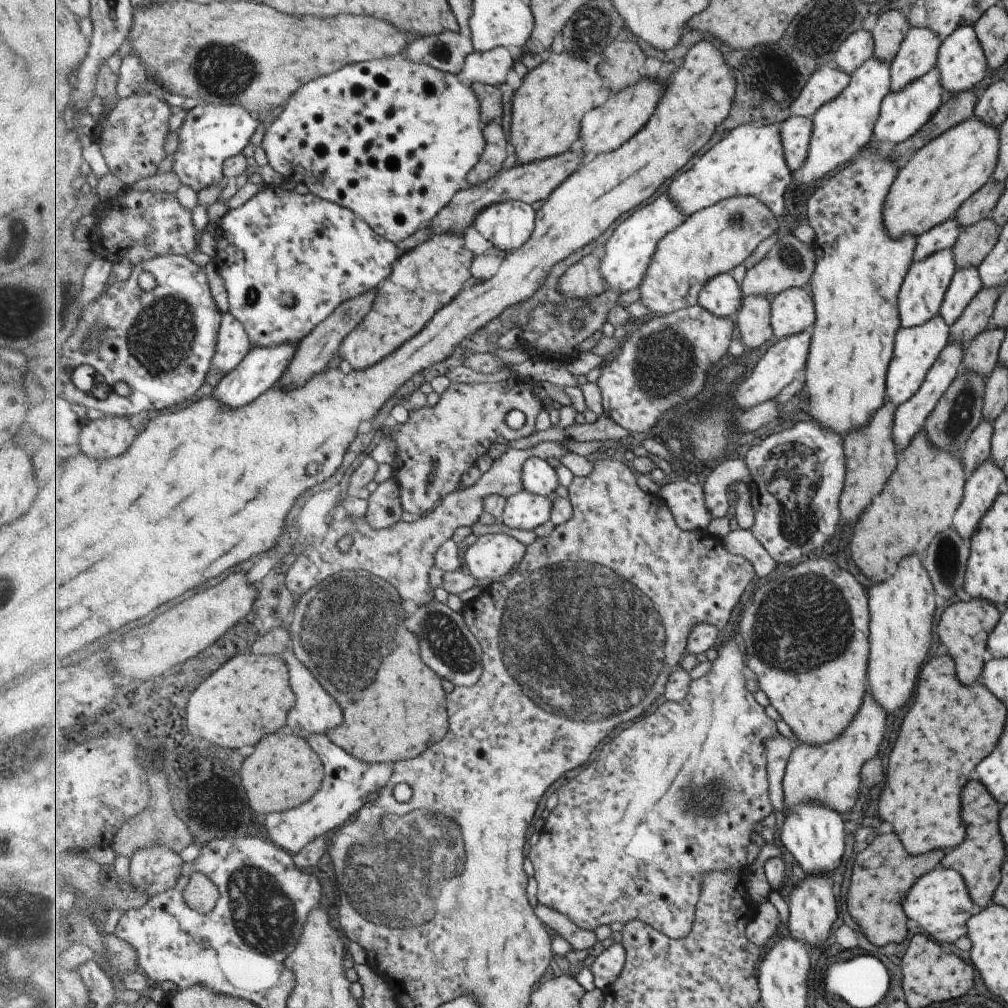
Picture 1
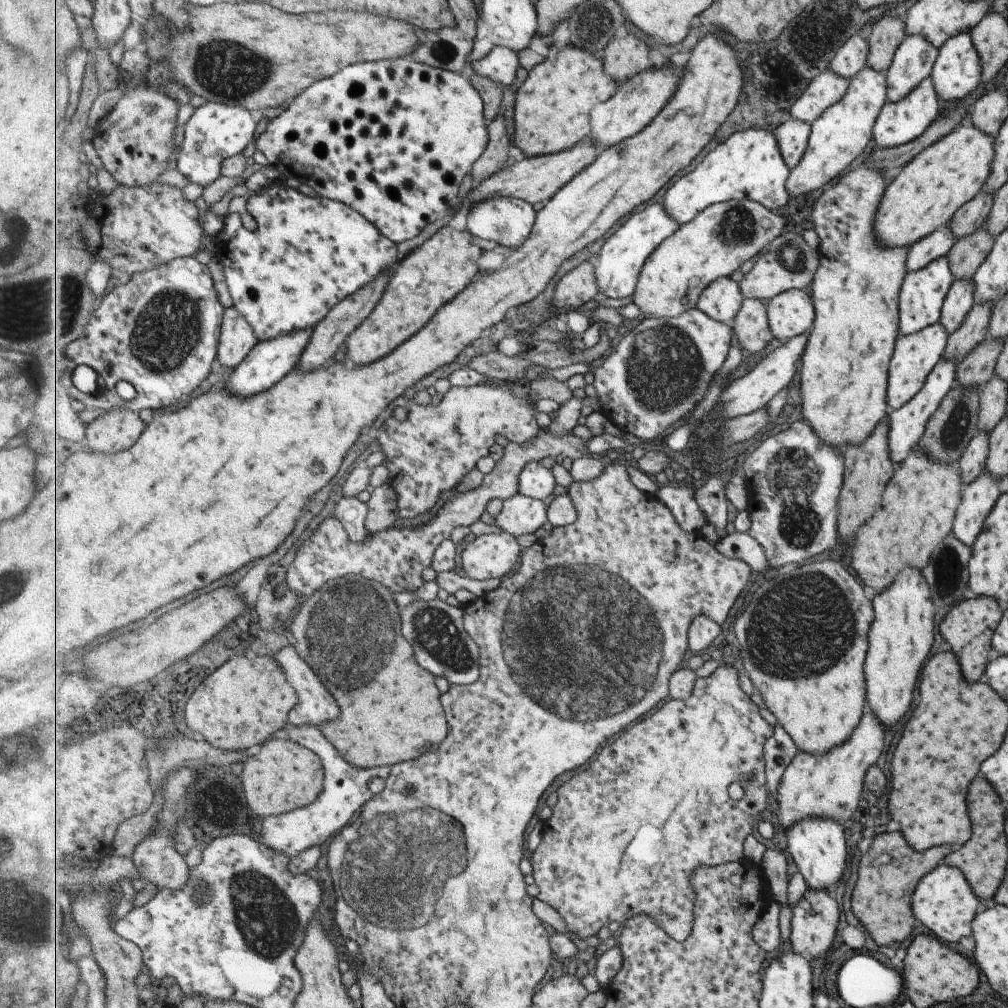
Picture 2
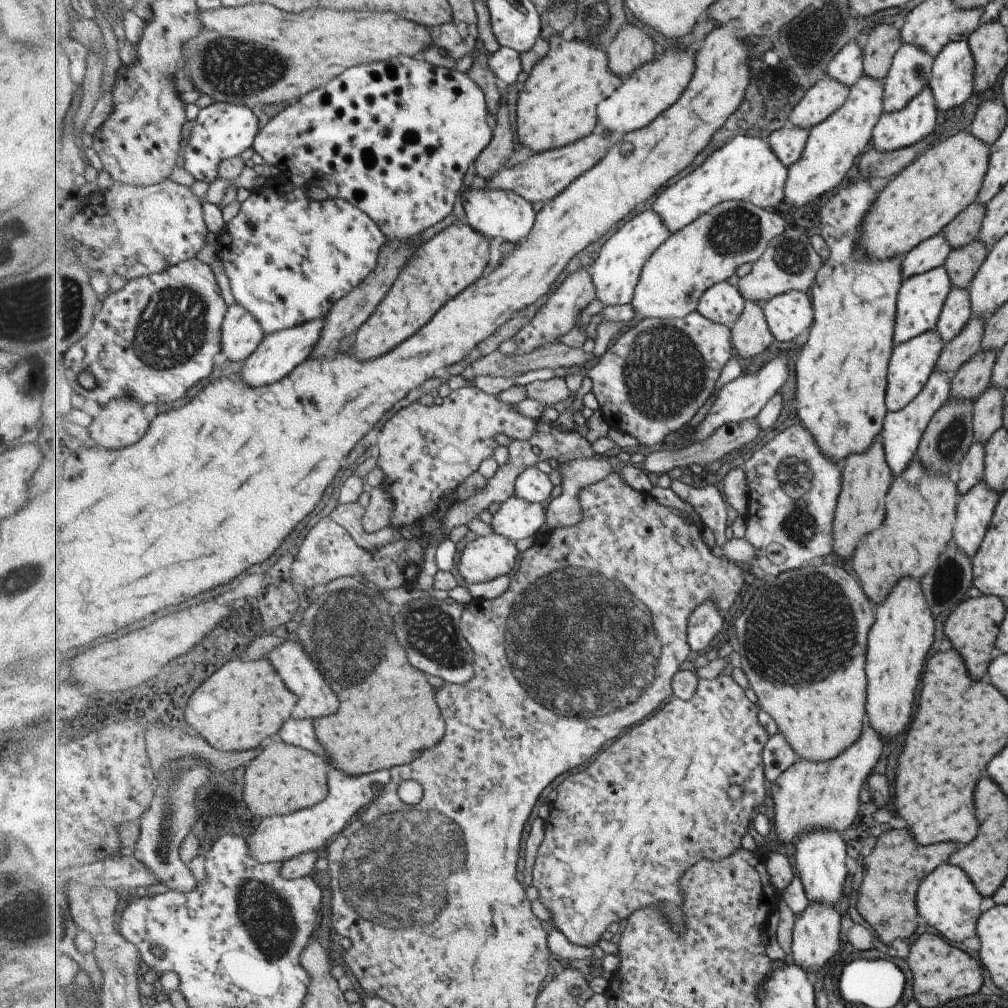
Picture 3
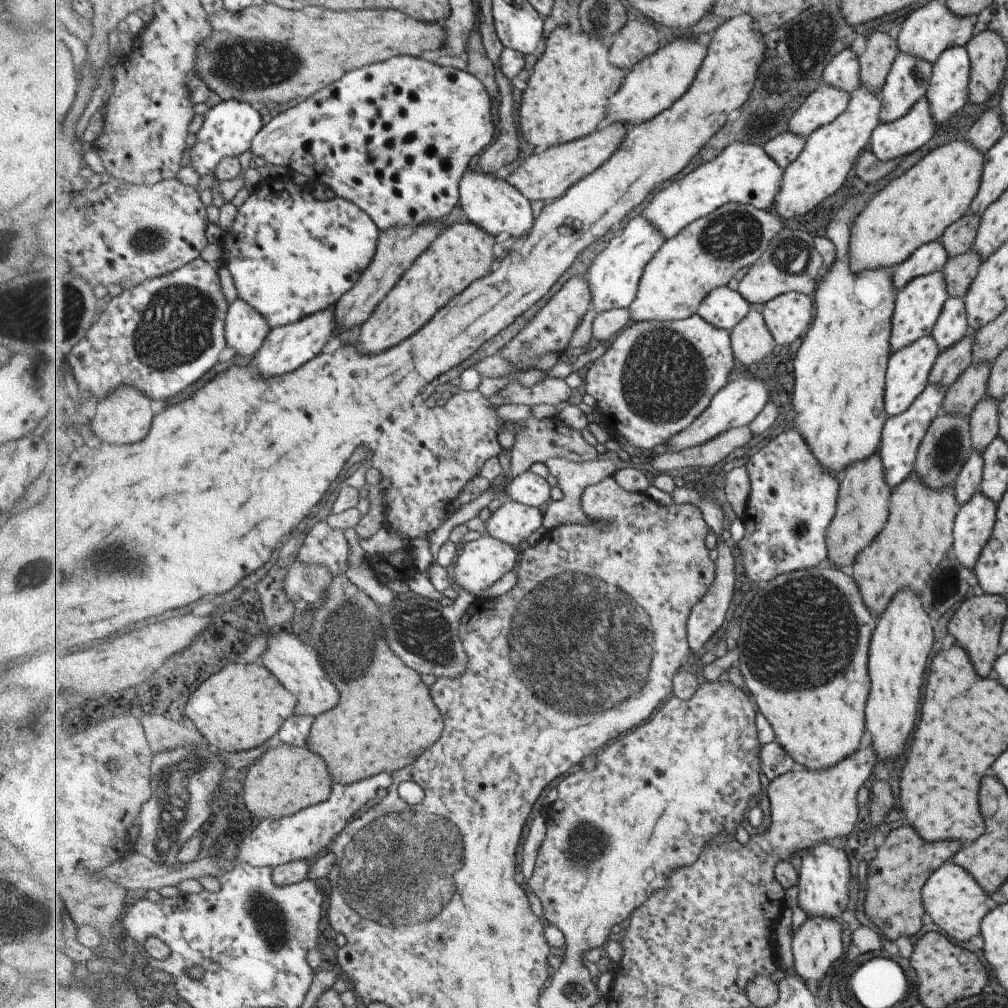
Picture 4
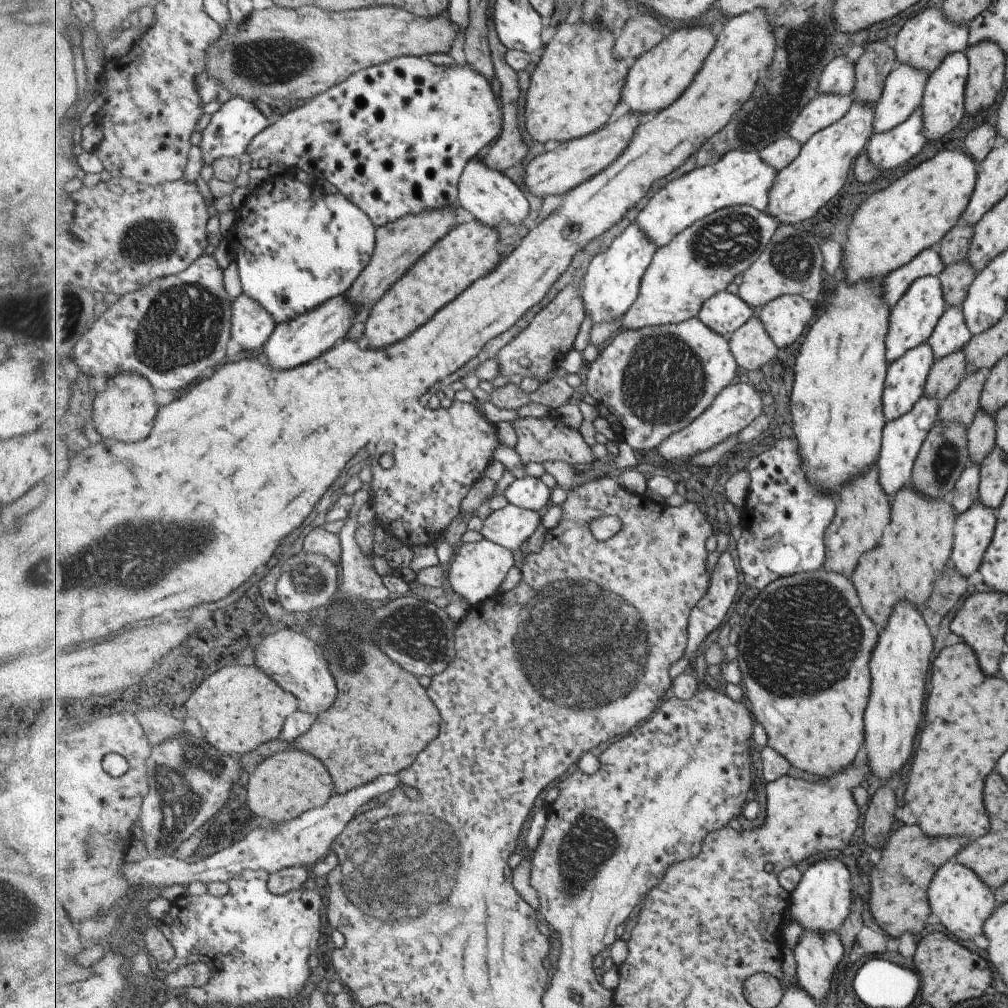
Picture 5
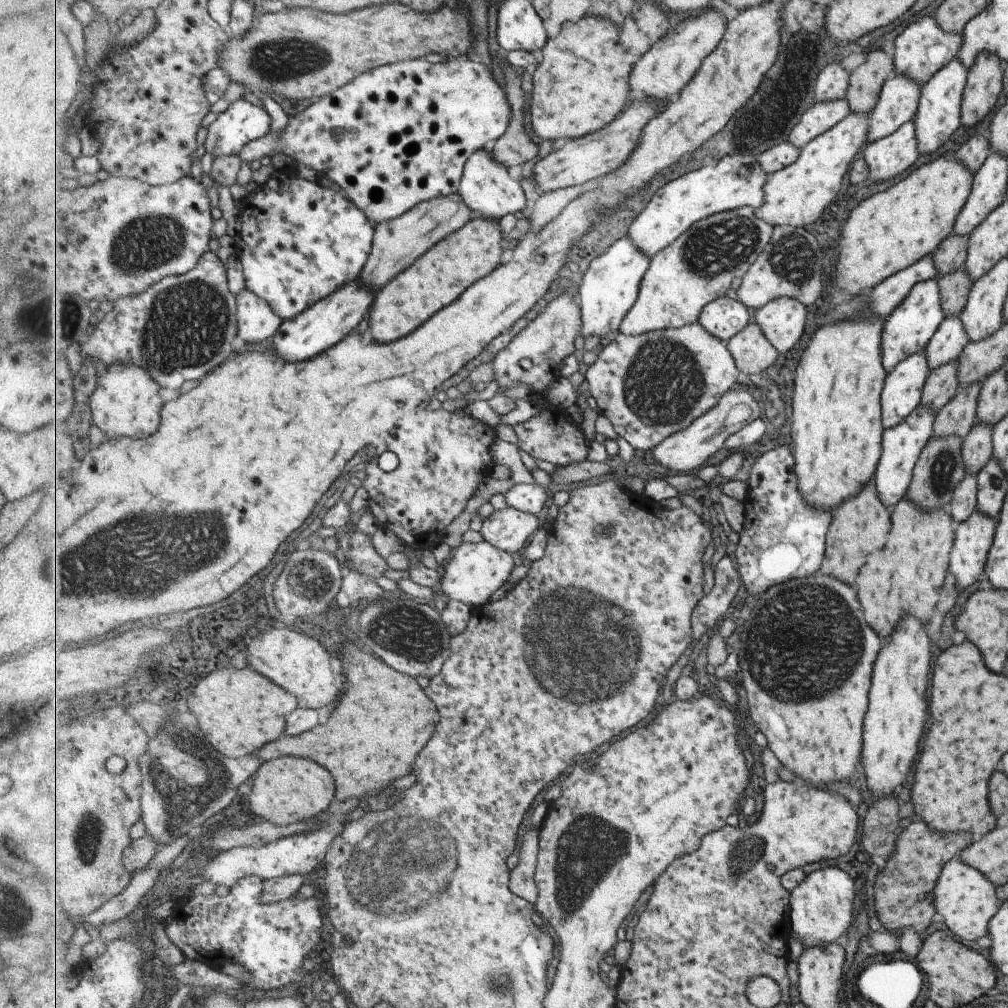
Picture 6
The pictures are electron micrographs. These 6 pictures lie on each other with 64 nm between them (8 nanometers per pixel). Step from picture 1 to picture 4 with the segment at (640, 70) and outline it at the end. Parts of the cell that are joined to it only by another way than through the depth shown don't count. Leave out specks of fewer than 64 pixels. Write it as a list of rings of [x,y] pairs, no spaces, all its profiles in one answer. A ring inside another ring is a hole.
[[[631,20],[621,30],[619,38],[611,48],[613,64],[631,69],[643,57],[653,54],[659,46],[661,46],[661,36],[655,24],[651,24],[651,21]]]

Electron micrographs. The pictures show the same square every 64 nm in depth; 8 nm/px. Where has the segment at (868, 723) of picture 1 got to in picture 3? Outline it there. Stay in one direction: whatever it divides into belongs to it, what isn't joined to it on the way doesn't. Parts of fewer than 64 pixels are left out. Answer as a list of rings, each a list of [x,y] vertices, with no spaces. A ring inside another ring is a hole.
[[[866,724],[860,739],[835,759],[822,763],[799,759],[774,783],[770,794],[774,802],[774,832],[776,842],[793,845],[802,835],[825,829],[841,832],[855,820],[859,806],[859,790],[869,770],[881,754],[881,742],[875,730]]]

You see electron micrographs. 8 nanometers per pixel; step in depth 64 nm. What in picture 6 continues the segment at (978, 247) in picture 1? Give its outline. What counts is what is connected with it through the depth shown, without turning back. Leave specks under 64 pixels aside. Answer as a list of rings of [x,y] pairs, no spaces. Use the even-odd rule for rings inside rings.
[[[964,270],[955,271],[937,278],[940,307],[944,316],[958,317],[966,303],[971,282]]]

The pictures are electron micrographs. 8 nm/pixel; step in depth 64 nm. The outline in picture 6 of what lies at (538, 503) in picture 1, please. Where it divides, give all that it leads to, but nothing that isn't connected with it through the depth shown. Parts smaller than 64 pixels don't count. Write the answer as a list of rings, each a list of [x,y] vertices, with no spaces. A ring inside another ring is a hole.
[[[507,506],[504,510],[497,509],[491,513],[479,530],[483,540],[505,552],[516,556],[516,553],[530,542],[529,538],[541,526],[539,518]]]

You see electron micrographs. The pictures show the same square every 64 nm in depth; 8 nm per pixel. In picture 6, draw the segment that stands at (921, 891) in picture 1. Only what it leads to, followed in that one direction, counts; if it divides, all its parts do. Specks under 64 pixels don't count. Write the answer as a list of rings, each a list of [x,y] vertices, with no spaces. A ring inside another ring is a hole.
[[[953,856],[941,869],[932,892],[934,909],[943,918],[947,928],[961,940],[975,940],[987,934],[987,923],[1000,904],[996,887],[976,868]]]

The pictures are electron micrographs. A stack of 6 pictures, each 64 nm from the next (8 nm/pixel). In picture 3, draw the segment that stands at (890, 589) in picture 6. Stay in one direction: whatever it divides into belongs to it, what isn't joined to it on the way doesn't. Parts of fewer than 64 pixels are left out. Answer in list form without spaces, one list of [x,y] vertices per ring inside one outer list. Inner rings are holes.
[[[915,459],[911,462],[913,464],[891,482],[885,496],[883,524],[877,528],[877,532],[871,532],[865,542],[861,540],[861,548],[857,548],[861,556],[853,552],[851,558],[851,570],[865,586],[865,592],[869,590],[869,599],[873,604],[881,604],[899,578],[911,577],[919,583],[927,570],[935,566],[941,550],[952,538],[954,512],[961,494],[947,477],[928,473]],[[929,540],[933,552],[929,552]]]

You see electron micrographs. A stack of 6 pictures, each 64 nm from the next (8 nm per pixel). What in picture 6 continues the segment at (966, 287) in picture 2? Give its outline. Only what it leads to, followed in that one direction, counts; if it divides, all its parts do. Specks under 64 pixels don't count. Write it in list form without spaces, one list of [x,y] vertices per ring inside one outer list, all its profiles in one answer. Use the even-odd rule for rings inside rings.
[[[945,316],[923,348],[929,370],[955,361],[967,343],[958,317]]]

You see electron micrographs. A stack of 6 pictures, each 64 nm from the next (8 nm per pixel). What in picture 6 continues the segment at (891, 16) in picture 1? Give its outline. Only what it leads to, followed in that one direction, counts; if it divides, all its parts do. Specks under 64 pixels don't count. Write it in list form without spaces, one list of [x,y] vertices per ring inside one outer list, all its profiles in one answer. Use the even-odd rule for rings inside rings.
[[[866,50],[866,58],[848,76],[844,99],[850,112],[867,115],[875,106],[883,83],[895,74],[893,63],[883,51]]]

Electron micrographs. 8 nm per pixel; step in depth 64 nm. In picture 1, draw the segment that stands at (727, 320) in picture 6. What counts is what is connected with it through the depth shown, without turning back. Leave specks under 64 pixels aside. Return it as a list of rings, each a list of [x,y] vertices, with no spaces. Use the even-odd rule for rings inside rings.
[[[731,274],[715,276],[701,290],[698,304],[716,316],[735,318],[744,304],[744,294]]]

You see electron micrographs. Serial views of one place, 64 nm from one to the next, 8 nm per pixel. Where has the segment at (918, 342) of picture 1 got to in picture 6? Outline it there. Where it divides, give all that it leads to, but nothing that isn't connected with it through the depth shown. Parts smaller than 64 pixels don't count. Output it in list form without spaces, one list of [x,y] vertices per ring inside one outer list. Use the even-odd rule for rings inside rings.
[[[924,352],[913,353],[898,362],[885,375],[881,392],[881,424],[885,429],[897,426],[919,406],[924,382],[929,374]]]

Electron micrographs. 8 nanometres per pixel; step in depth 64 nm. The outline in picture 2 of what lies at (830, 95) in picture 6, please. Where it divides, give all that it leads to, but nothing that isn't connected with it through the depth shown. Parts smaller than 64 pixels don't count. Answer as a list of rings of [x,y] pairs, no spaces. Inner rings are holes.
[[[857,34],[851,35],[842,46],[838,48],[833,58],[826,65],[827,70],[837,76],[849,80],[859,70],[866,66],[867,43]]]

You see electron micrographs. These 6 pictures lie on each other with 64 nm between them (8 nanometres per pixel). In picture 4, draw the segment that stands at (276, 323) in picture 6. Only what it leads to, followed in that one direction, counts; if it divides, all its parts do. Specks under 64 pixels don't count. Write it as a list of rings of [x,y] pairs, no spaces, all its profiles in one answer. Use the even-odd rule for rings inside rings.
[[[241,298],[230,304],[226,339],[228,346],[241,356],[256,355],[272,330],[269,321],[252,304]]]

